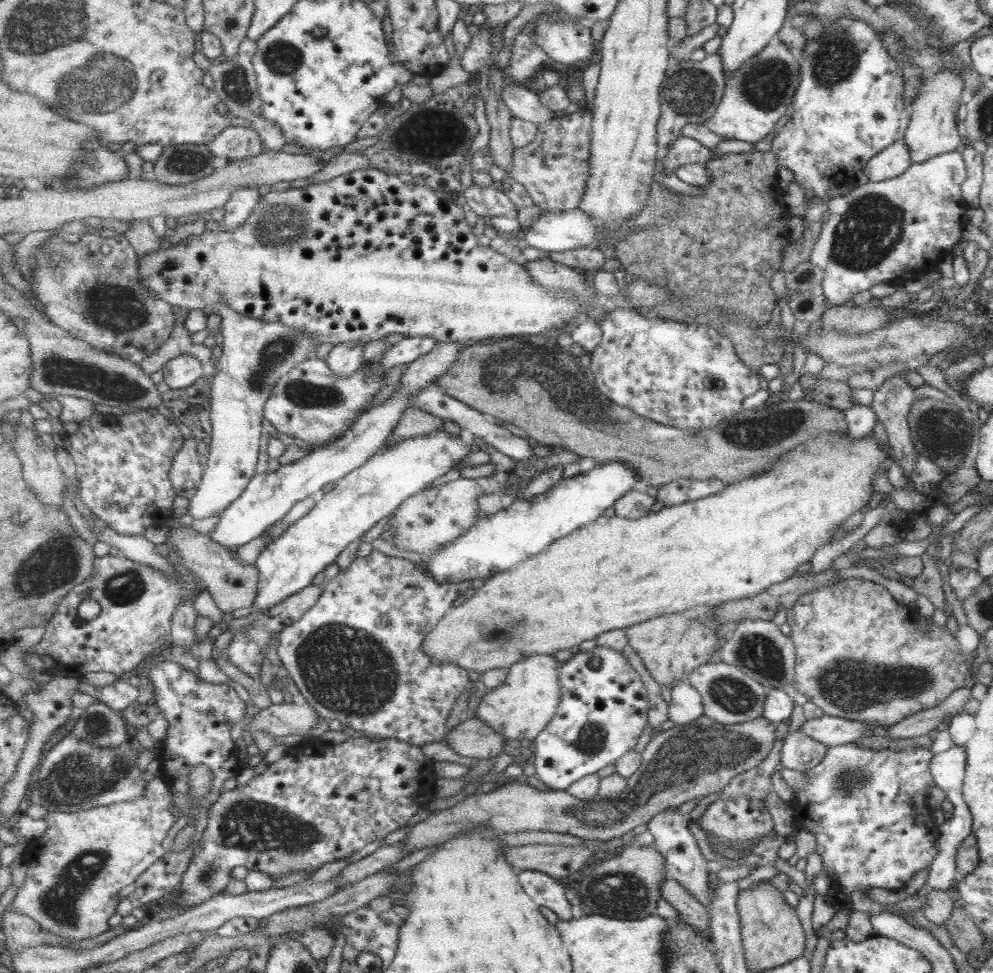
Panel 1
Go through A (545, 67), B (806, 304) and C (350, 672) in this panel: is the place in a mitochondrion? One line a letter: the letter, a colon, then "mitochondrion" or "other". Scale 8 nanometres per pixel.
A: other
B: mitochondrion
C: mitochondrion

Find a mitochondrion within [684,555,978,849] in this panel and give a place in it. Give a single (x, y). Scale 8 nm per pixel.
(846, 686)

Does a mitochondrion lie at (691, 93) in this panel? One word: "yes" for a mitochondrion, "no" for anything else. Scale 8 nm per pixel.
yes

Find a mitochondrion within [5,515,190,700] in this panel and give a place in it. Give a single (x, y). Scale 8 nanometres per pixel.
(48, 569)

